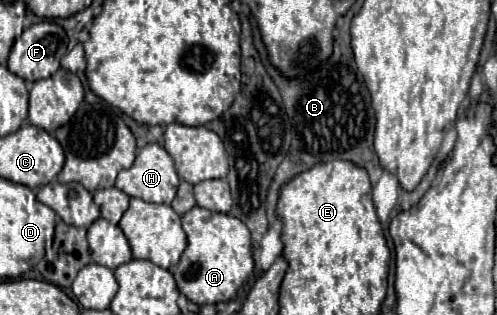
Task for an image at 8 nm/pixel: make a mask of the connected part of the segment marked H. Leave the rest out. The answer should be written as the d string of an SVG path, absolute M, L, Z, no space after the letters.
M150 143L140 149L132 167L122 169L116 179L116 187L130 197L140 197L150 203L170 205L176 197L180 177L174 169L174 161L168 151Z

